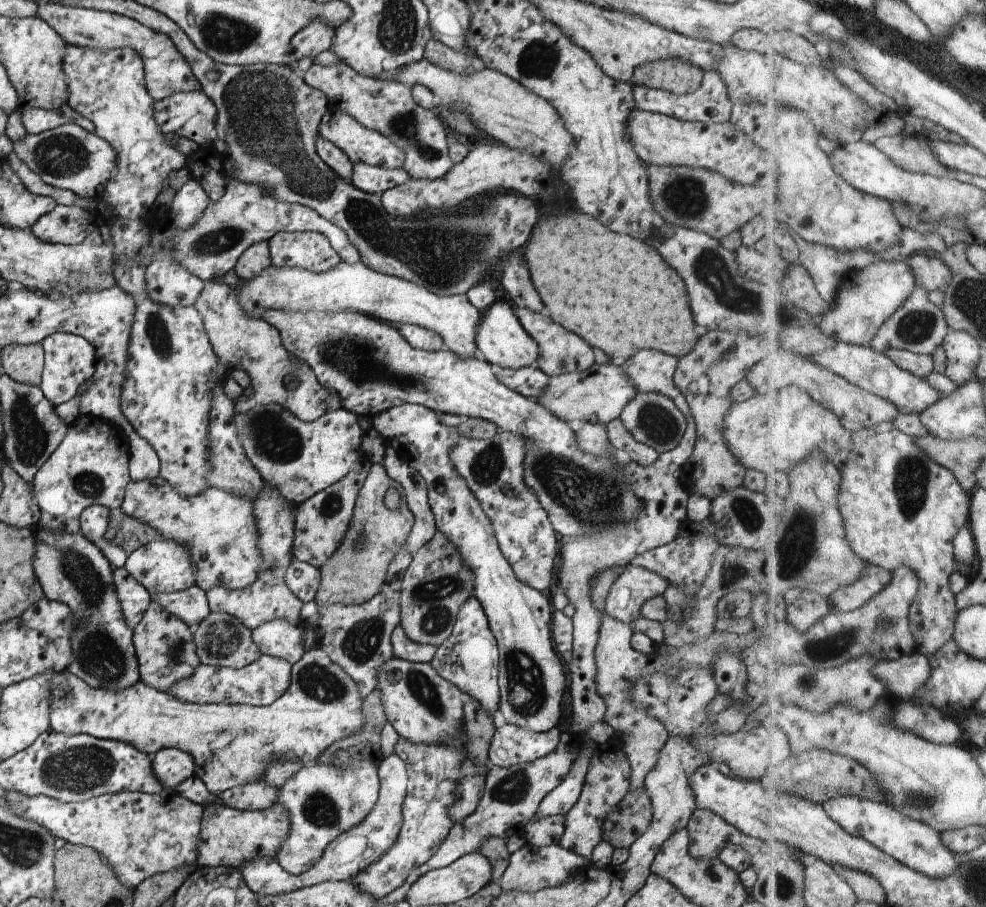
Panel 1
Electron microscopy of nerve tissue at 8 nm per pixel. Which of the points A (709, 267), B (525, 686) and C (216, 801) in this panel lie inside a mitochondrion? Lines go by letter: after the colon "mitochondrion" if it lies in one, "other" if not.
A: mitochondrion
B: mitochondrion
C: other

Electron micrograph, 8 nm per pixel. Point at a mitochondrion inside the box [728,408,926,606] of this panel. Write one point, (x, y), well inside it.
(799, 547)

